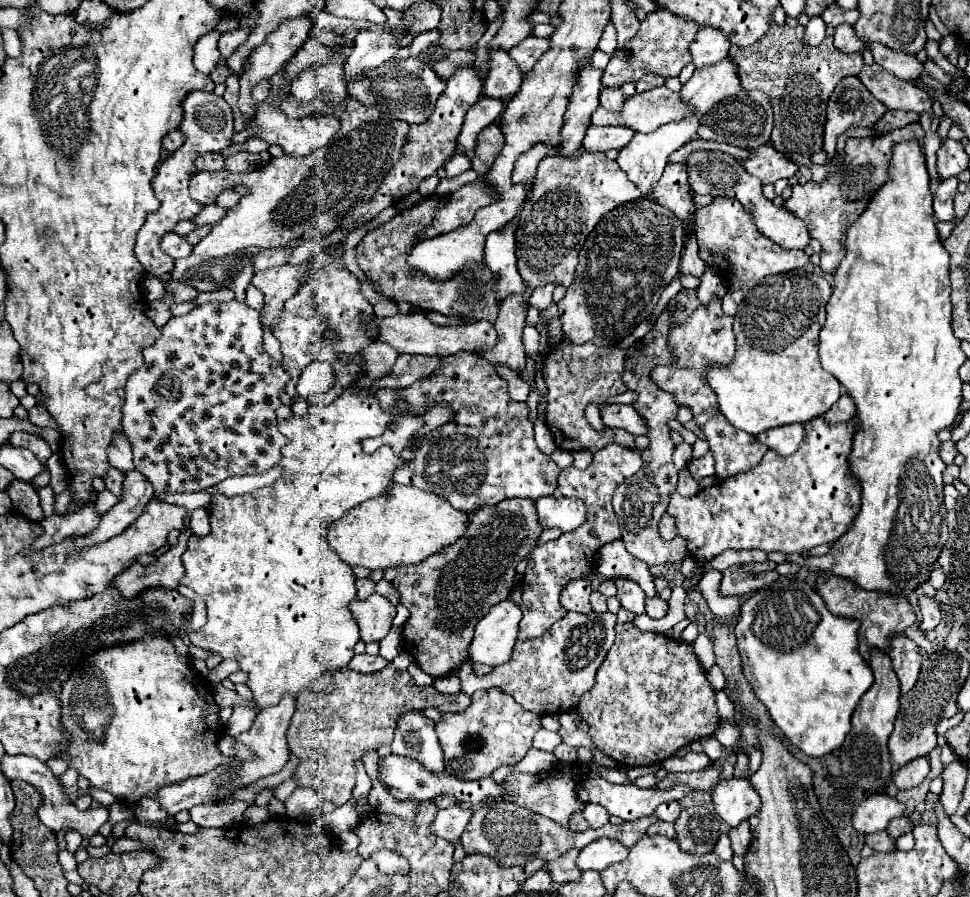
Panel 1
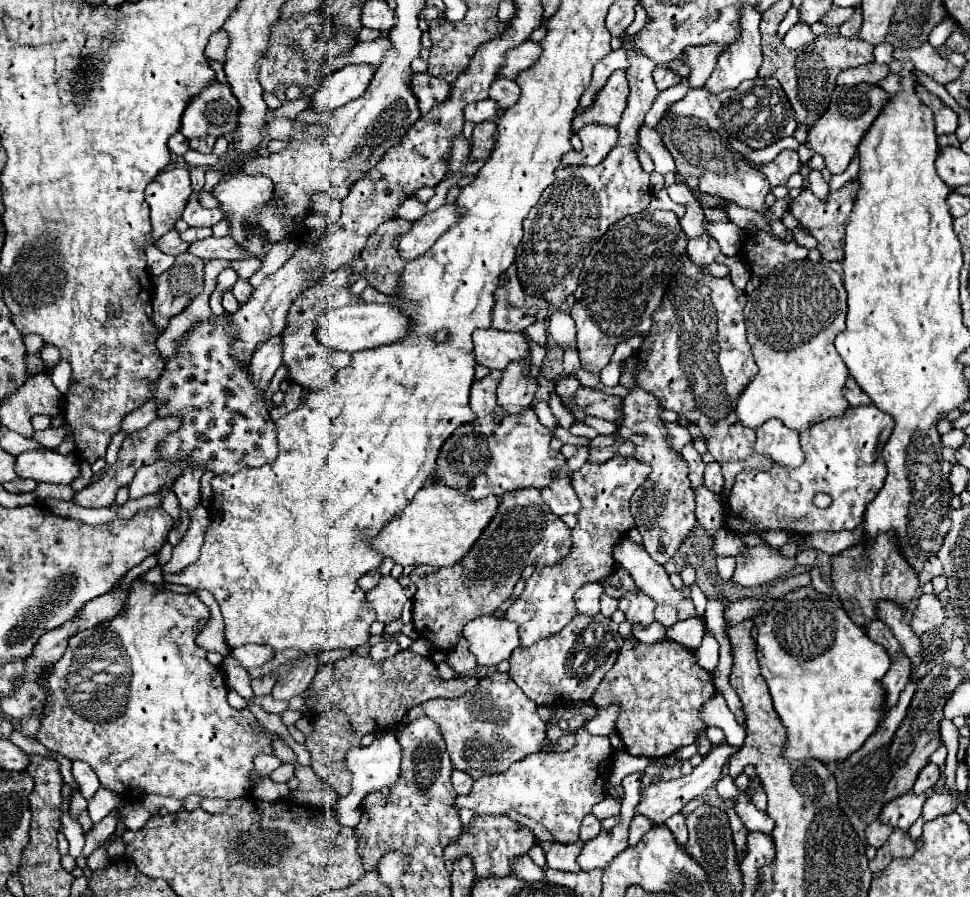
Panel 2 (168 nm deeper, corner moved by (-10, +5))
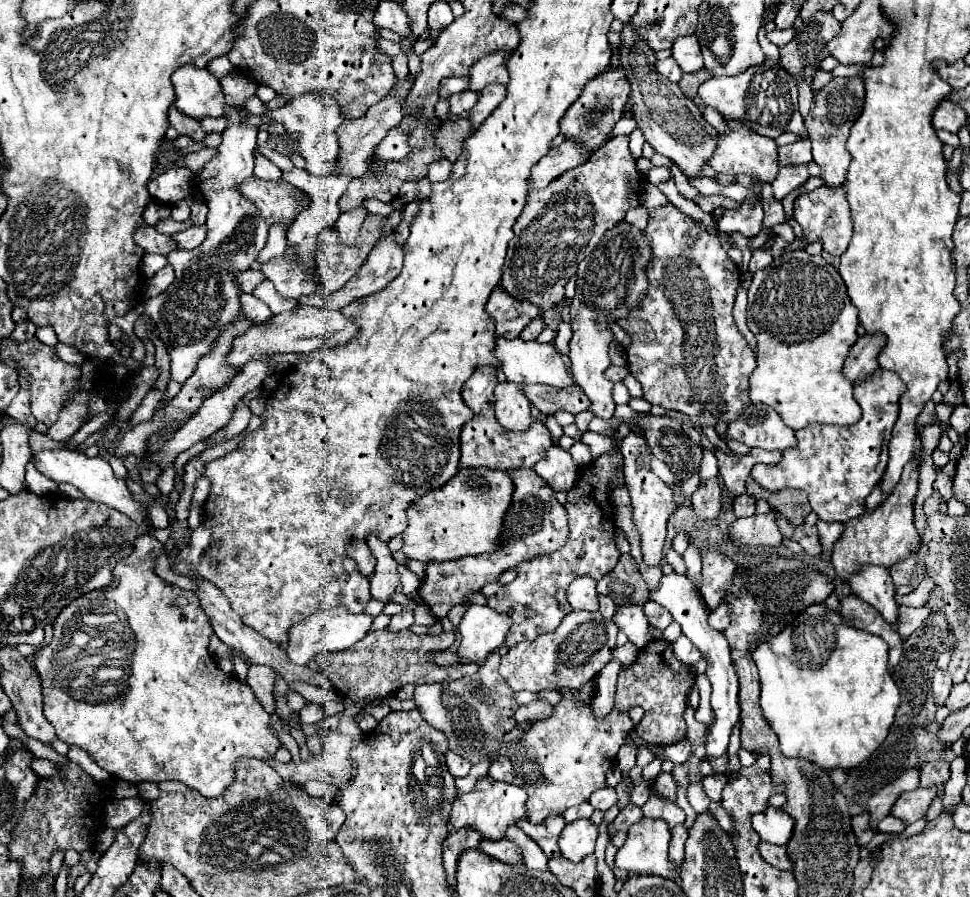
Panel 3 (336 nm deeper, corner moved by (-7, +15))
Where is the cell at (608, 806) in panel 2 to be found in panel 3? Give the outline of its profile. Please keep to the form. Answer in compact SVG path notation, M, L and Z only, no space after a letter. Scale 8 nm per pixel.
M603 787L589 797L589 803L593 805L593 809L599 809L605 813L607 809L611 809L617 803L617 793L613 787Z

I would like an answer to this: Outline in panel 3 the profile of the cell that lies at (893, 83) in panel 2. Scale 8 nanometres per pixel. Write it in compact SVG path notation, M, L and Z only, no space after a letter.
M837 65L831 75L833 77L861 77L865 71L863 65Z

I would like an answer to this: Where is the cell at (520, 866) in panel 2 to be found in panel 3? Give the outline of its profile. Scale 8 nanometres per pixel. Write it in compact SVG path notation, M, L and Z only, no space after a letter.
M503 839L503 841L481 841L479 843L479 849L495 859L499 859L501 863L507 863L507 865L517 865L521 863L521 857L519 857L519 849L515 847L515 843L511 843L509 839Z

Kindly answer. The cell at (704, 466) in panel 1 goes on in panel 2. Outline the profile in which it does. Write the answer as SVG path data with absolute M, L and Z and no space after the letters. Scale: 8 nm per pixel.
M716 461L708 463L706 465L706 473L704 473L704 485L714 491L714 493L720 493L724 489L724 477L720 473L720 467Z

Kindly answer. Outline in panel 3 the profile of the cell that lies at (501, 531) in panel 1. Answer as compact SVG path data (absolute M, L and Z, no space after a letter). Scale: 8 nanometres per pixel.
M515 469L511 471L511 479L515 483L513 505L507 511L505 527L503 527L503 547L493 553L483 553L475 557L461 557L459 561L447 563L429 563L427 575L421 581L419 595L421 601L431 609L437 619L447 617L451 607L465 601L465 597L473 591L479 591L483 585L499 581L499 575L525 559L531 559L541 553L553 553L561 549L565 543L567 529L567 513L565 507L557 501L555 493L547 489L547 483L533 469Z

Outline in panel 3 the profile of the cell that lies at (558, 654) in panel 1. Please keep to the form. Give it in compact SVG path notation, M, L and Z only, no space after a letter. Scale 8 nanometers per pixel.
M573 611L553 633L545 633L533 643L519 643L511 647L509 653L501 657L499 673L513 691L527 689L531 693L537 693L541 689L579 689L581 685L597 677L599 671L611 661L617 633L617 625L603 619L599 611Z

